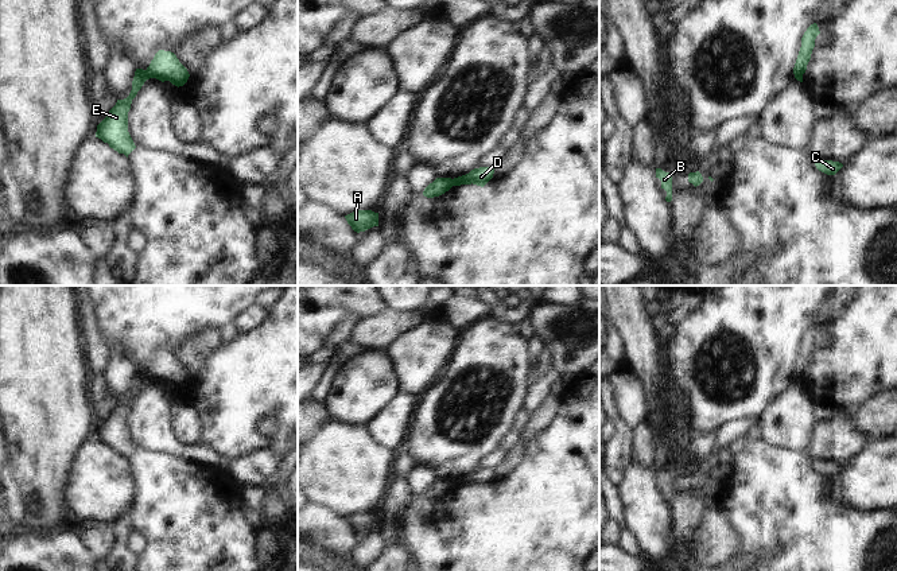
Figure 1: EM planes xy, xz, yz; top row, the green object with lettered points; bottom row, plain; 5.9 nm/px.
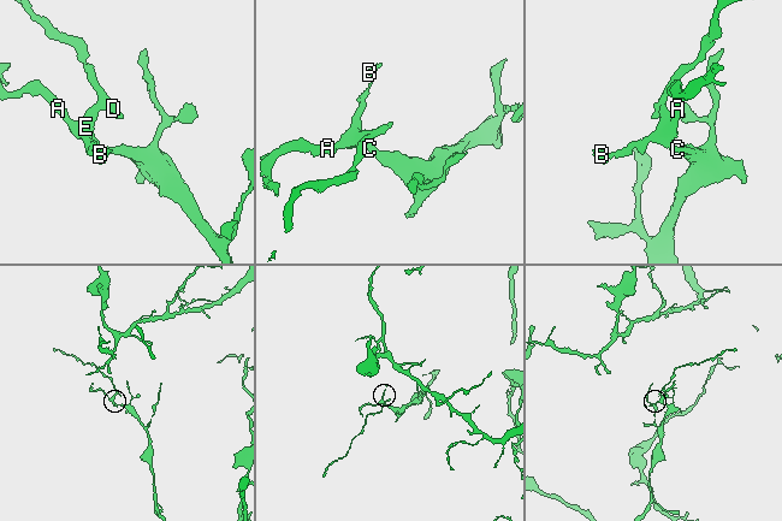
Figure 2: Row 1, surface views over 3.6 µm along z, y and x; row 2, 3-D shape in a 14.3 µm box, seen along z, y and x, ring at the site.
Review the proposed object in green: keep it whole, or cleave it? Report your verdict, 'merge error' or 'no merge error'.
merge error

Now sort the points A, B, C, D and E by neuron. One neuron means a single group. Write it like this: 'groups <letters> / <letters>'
groups A B C E / D

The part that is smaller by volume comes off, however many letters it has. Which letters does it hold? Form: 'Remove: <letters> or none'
Remove: D

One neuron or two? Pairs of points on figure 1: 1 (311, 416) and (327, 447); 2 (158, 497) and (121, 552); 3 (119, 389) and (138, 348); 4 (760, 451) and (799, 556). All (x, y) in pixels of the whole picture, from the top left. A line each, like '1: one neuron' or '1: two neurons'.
1: two neurons
2: two neurons
3: two neurons
4: one neuron

